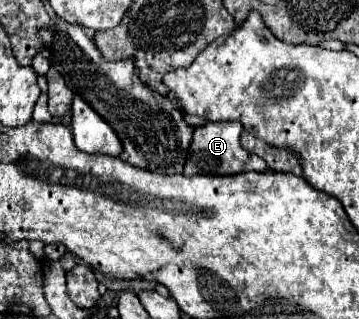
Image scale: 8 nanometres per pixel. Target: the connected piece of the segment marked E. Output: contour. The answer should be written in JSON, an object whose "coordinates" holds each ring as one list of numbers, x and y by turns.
{"coordinates":[[218,121,218,123,206,123,202,127,196,127,194,141,190,145,190,155,184,165,184,175,236,175,244,171,266,171,268,165,264,159,260,159,254,153,248,153,240,145,240,133,242,123,238,121]]}

